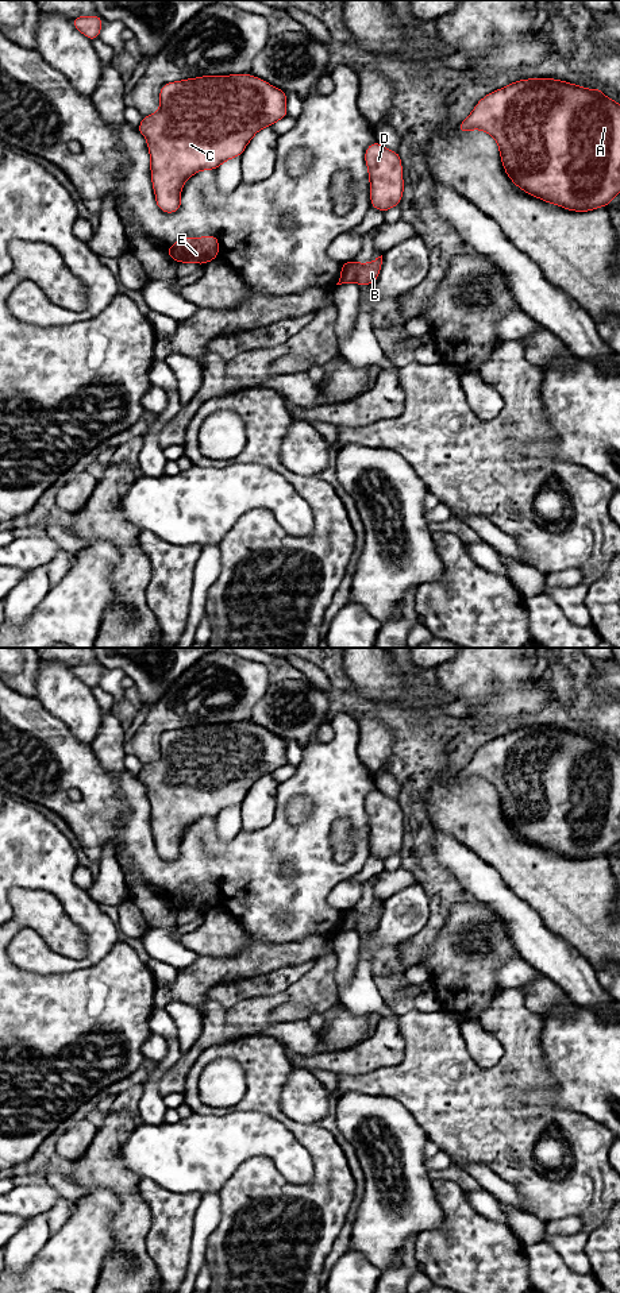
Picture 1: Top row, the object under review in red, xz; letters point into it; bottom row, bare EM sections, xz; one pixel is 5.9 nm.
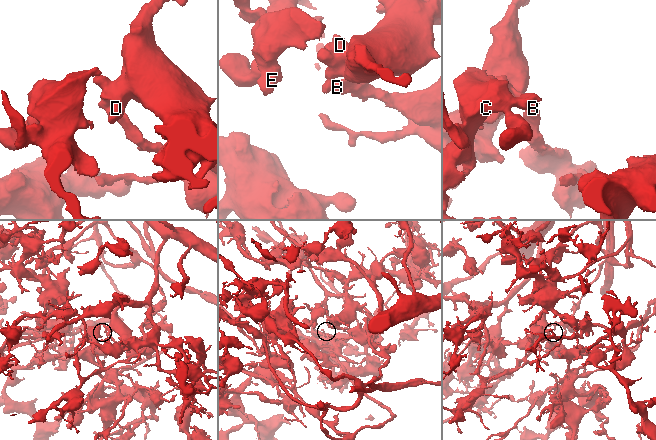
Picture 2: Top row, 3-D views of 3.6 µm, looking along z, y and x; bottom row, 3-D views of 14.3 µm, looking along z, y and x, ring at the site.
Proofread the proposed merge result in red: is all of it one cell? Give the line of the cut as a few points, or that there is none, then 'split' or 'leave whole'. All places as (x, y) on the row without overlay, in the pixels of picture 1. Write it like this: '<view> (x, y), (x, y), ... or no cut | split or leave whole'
xz (357, 910), (354, 929) | split

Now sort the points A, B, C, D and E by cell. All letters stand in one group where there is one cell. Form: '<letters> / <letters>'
A D / B C E

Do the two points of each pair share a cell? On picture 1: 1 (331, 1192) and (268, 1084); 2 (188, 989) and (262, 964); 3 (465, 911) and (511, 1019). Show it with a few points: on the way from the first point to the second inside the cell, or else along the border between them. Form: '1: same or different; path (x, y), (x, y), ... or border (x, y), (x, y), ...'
1: same; path (330, 1164), (299, 1130), (277, 1112)
2: same; path (207, 972), (243, 965)
3: different; border (503, 989), (482, 1018)

